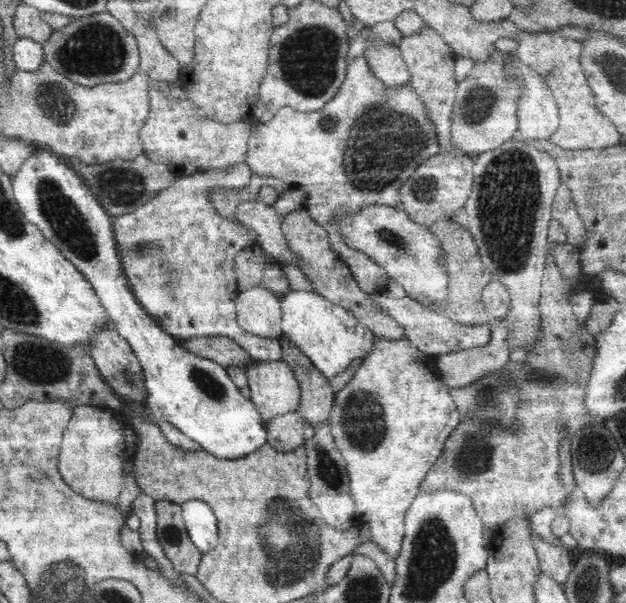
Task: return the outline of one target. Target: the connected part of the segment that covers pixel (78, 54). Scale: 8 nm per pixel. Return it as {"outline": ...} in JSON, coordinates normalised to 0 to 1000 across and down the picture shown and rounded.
{"outline":[[[173,18],[117,32],[105,46],[88,50],[69,73],[72,101],[99,126],[136,144],[193,138],[214,126],[224,111],[217,63]]]}

